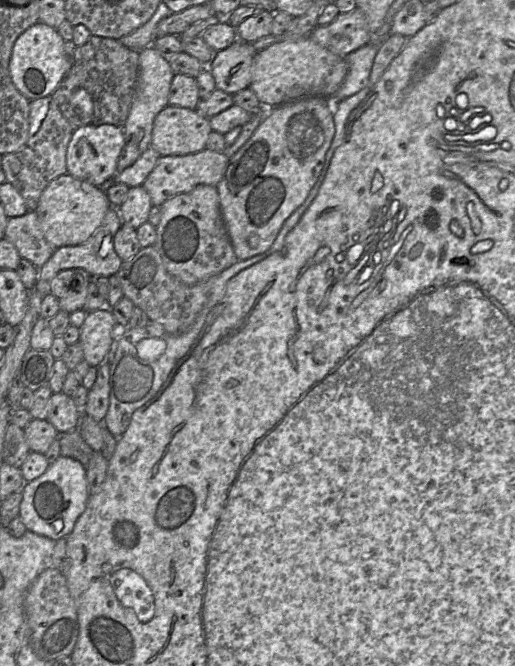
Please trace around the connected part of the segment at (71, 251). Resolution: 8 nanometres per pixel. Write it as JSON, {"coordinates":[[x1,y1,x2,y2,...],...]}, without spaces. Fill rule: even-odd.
{"coordinates":[[113,207,106,213,101,225,85,242,78,245,62,246,56,248,51,257,38,269,37,282,33,289,37,295,45,296,50,293,51,280,63,270,84,269,93,277,110,277,118,272,122,260,114,250,114,237,122,226,123,221,117,208]]}

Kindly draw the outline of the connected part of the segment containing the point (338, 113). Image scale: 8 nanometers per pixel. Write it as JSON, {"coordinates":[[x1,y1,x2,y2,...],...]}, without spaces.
{"coordinates":[[365,87,358,93,343,99,334,105,334,126,335,134,331,145,326,153,325,163,320,174,327,174,330,167,331,160,337,147,339,147,346,134,346,124,353,112,360,106,360,104,367,98,371,87]]}

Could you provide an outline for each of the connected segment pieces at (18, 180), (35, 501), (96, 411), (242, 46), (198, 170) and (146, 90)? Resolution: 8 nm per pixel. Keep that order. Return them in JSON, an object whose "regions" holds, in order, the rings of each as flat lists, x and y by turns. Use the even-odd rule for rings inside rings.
{"regions":[[[52,96,30,100,27,142,17,151,2,155,6,181,17,189,29,211,36,210,42,192,52,180,67,174,66,155,74,129]],[[61,456,40,477,27,482,21,489,19,518,26,527,38,535,52,540,66,539,86,508,90,496,86,480,86,467,80,462]],[[109,358,97,367,97,377,88,391,82,413,102,423,109,407]],[[239,39,226,49,216,52,206,66,215,79,217,89,234,95,249,88,256,53,252,43]],[[204,149,184,156,160,157,143,183,153,206,161,205,172,197,193,191,199,185,217,186,224,177,230,158,224,152]],[[153,47,142,49,139,58,139,76,129,116,123,126,125,144,117,162,117,173,133,165,151,147,156,116,169,105,170,87,176,75,169,62]]]}

